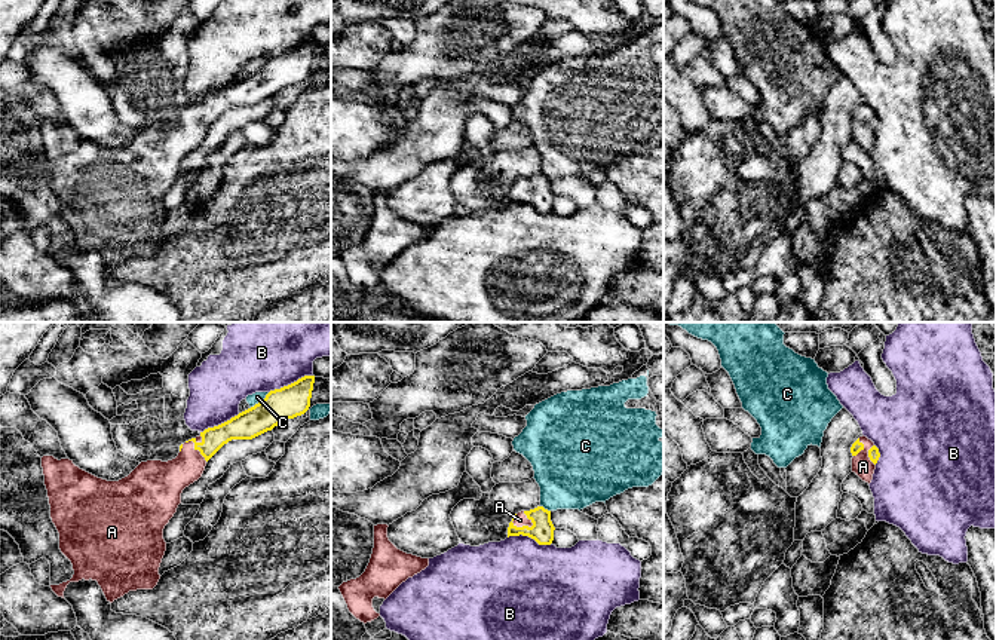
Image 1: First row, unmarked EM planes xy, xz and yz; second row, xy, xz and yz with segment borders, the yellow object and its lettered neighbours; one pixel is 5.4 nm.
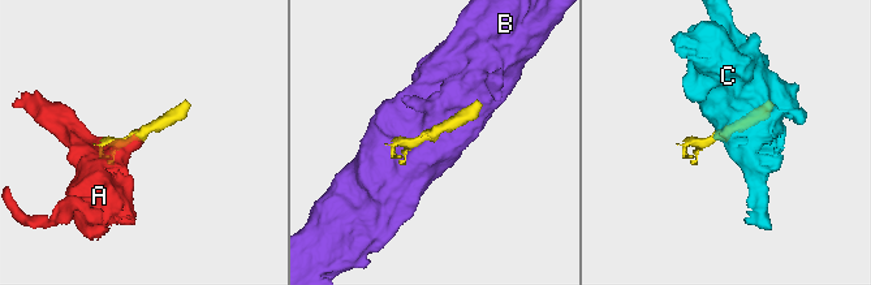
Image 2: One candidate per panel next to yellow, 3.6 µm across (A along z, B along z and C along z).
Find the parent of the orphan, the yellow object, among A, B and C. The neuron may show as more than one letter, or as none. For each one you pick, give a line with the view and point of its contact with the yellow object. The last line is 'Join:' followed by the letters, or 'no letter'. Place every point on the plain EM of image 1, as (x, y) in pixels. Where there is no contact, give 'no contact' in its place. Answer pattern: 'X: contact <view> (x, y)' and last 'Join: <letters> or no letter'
A: contact xy (196, 116)
Join: A

